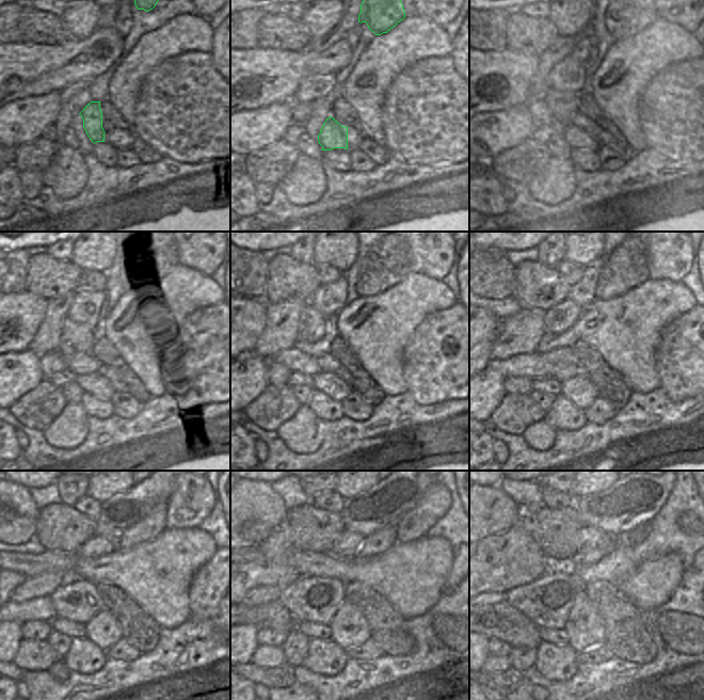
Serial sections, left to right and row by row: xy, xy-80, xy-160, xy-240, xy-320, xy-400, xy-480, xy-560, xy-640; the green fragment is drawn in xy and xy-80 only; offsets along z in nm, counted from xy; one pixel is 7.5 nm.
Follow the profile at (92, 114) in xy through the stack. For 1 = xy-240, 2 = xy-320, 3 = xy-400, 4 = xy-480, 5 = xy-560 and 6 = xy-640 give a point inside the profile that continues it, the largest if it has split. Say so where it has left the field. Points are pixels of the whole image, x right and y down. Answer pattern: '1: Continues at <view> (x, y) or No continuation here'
1: Continues at xy-240 (94, 383)
2: Continues at xy-320 (332, 384)
3: Continues at xy-400 (579, 390)
4: Continues at xy-480 (104, 630)
5: Continues at xy-560 (349, 627)
6: Continues at xy-640 (585, 626).

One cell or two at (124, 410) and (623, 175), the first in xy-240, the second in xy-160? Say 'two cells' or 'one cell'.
two cells

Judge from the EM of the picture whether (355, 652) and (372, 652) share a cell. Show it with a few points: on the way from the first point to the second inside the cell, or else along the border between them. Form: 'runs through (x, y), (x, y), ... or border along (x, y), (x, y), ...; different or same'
runs through (360, 652), (368, 652); same

